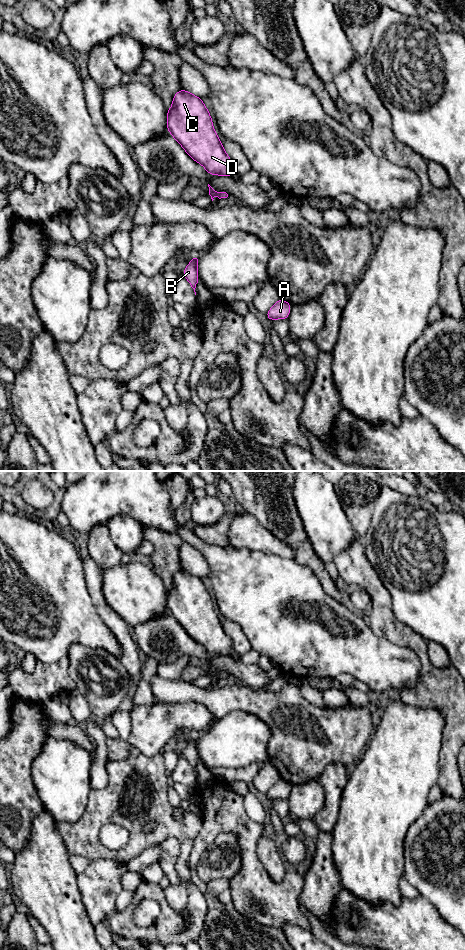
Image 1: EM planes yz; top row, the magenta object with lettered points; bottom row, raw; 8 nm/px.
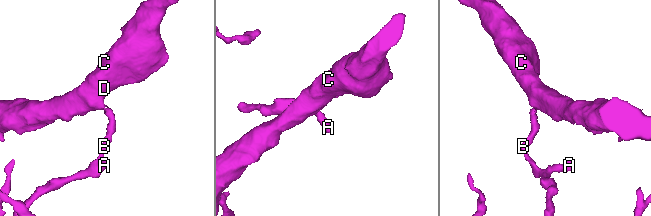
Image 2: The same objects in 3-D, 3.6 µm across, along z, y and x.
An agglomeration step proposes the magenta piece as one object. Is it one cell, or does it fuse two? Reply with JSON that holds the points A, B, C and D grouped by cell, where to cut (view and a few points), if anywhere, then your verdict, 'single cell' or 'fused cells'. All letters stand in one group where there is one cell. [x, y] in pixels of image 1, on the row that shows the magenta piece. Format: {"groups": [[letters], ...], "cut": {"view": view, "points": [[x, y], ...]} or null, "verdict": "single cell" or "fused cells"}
{"groups": [["A", "B"], ["C", "D"]], "cut": {"view": "yz", "points": [[214, 194], [211, 196]]}, "verdict": "fused cells"}

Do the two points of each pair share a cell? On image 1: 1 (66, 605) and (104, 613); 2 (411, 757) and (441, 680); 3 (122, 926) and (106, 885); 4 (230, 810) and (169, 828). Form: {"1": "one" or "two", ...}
{"1": "two", "2": "two", "3": "two", "4": "two"}

